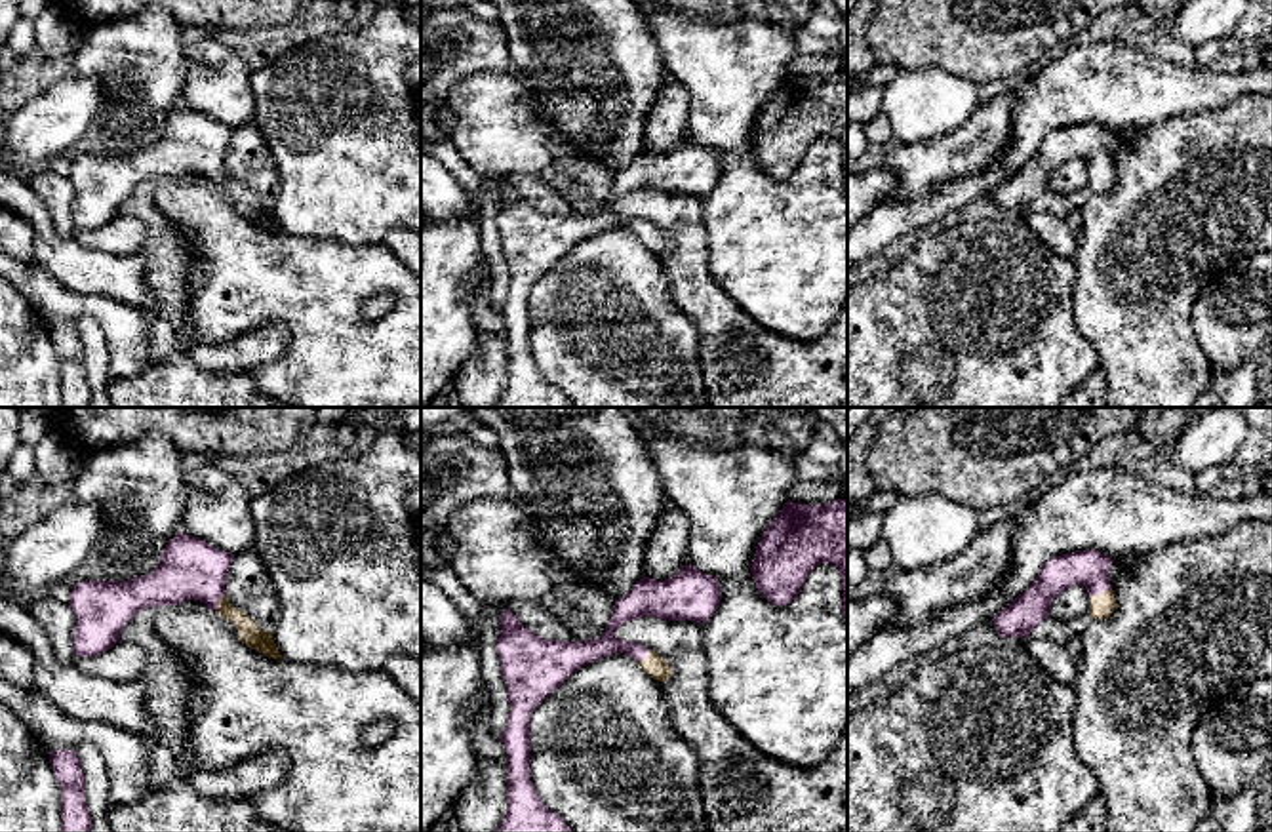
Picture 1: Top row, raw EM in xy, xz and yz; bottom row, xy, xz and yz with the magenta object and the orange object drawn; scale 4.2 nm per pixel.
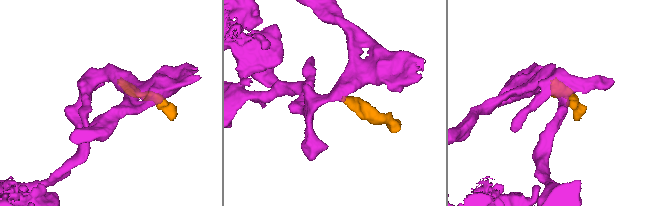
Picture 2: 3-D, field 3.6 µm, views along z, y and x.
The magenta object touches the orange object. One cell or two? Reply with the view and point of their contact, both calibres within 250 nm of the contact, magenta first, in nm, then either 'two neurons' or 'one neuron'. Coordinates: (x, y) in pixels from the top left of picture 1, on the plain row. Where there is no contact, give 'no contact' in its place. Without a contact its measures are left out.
contact yz (1099, 166); calibres 160 and 100 nm; one neuron

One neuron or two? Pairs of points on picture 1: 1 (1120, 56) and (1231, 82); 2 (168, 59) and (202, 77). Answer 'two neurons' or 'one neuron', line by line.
1: one neuron
2: two neurons

